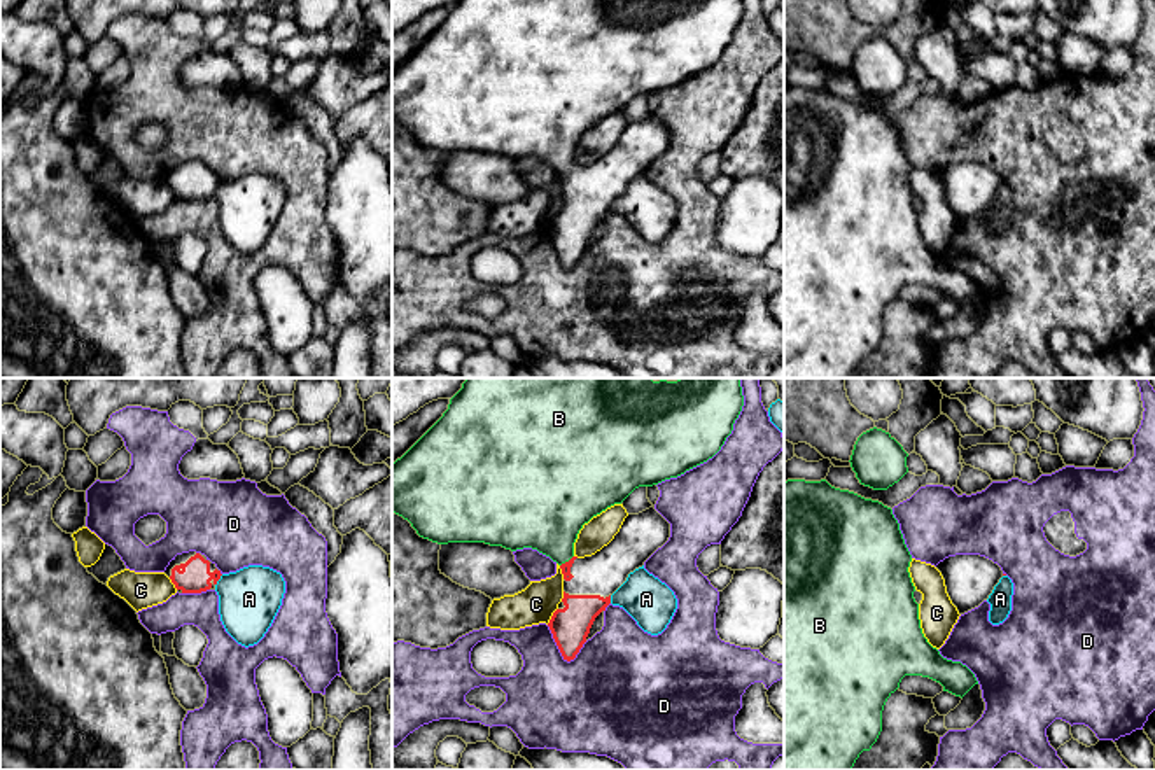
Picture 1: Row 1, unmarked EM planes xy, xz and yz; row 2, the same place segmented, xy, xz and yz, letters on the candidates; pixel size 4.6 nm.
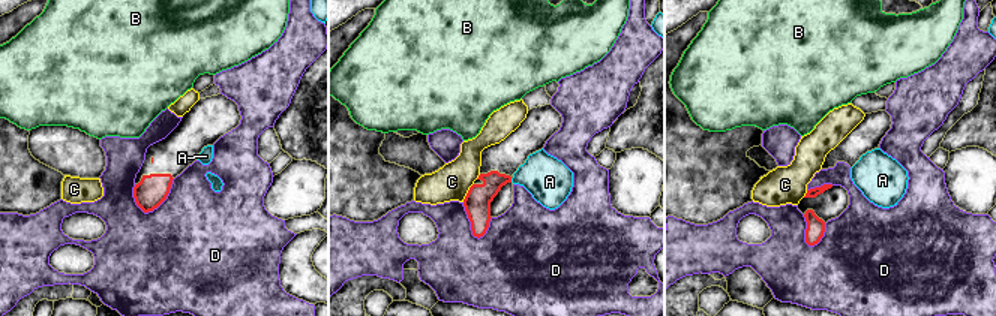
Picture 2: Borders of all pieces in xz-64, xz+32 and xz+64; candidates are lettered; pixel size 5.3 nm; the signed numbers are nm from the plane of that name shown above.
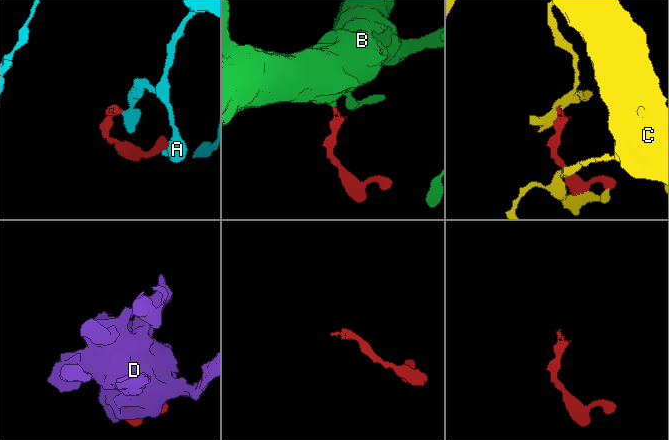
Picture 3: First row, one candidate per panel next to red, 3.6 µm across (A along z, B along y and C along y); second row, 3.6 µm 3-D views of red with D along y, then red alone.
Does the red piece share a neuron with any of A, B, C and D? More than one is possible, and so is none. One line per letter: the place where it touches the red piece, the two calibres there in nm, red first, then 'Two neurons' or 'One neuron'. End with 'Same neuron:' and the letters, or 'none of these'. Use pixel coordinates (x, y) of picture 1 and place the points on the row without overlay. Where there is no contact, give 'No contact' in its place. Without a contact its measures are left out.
A: Touches red at xy (219, 186). Thickness 140 nm (red) against 280 nm. Two neurons
B: Touches red at xz (566, 170). Thickness 50 nm (red) against 360 nm. One neuron
C: Touches red at xz (552, 224). Thickness 180 nm (red) against 180 nm. Two neurons
D: Touches red at xz (557, 252). Thickness 180 nm (red) against 380 nm. Two neurons
Same neuron: B

